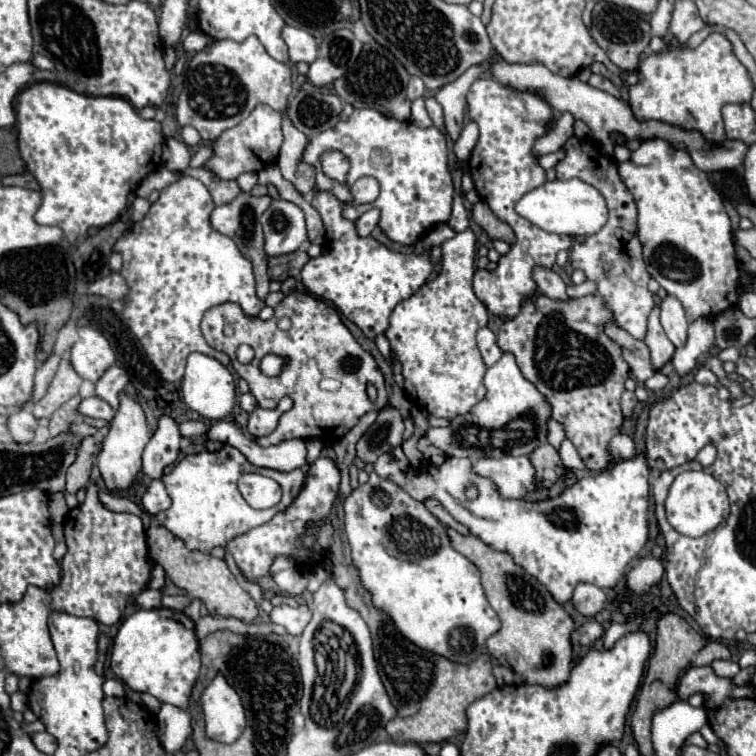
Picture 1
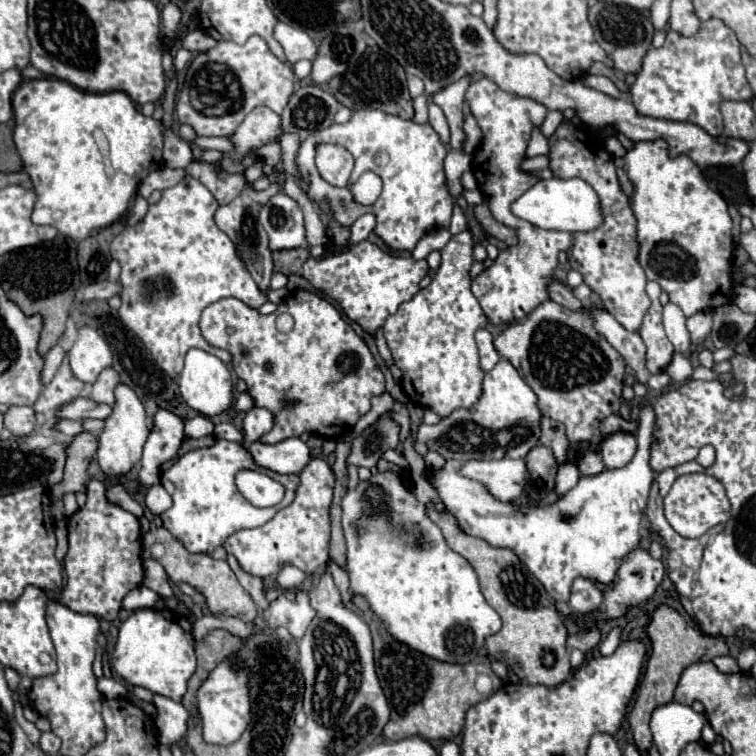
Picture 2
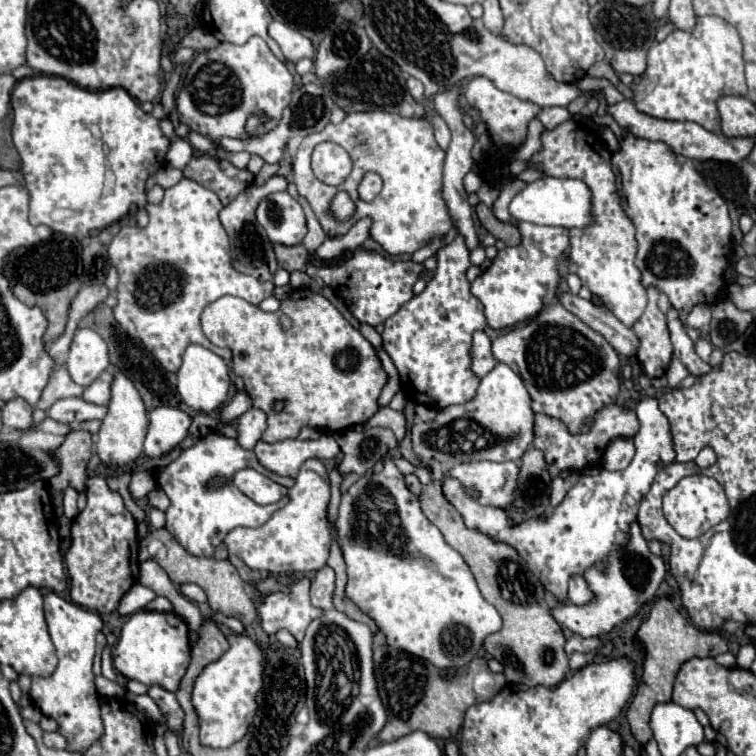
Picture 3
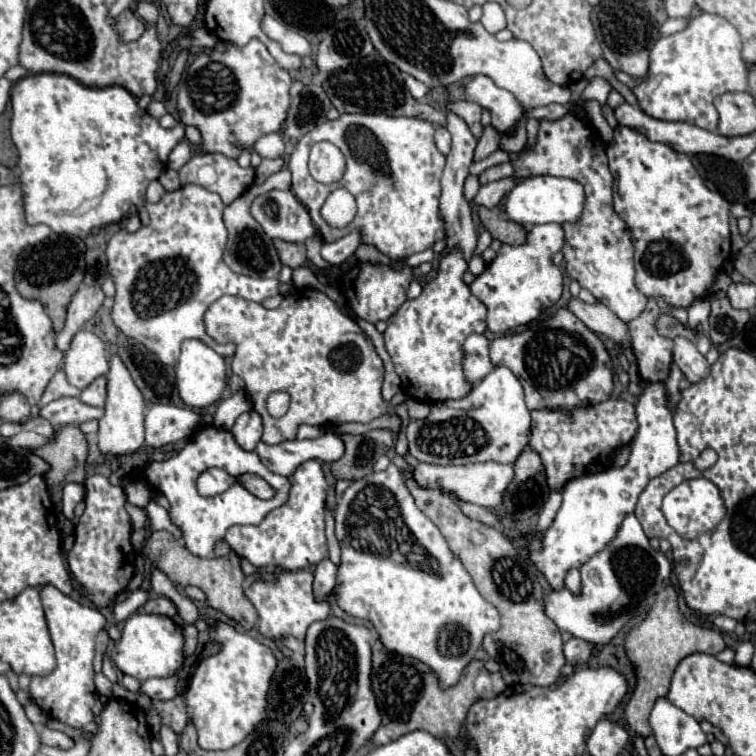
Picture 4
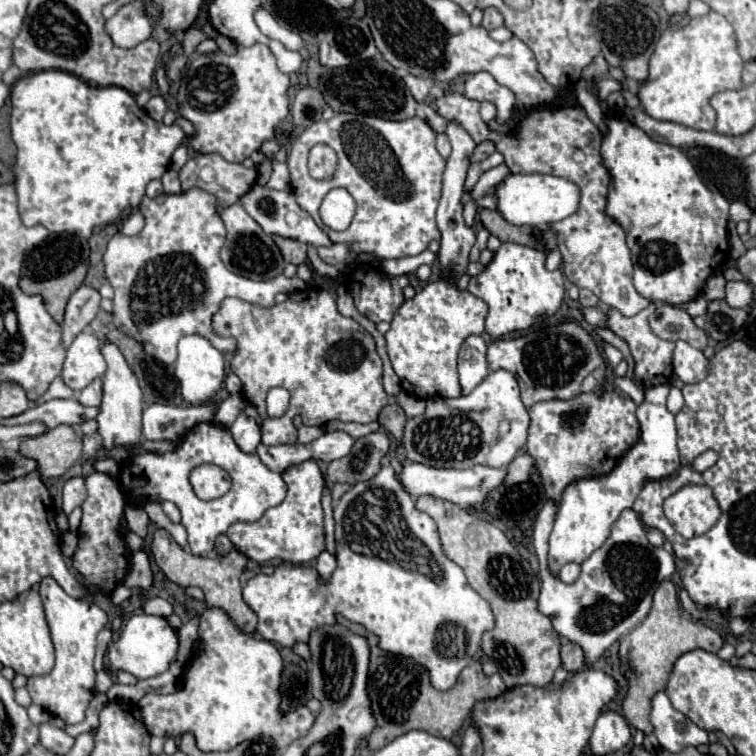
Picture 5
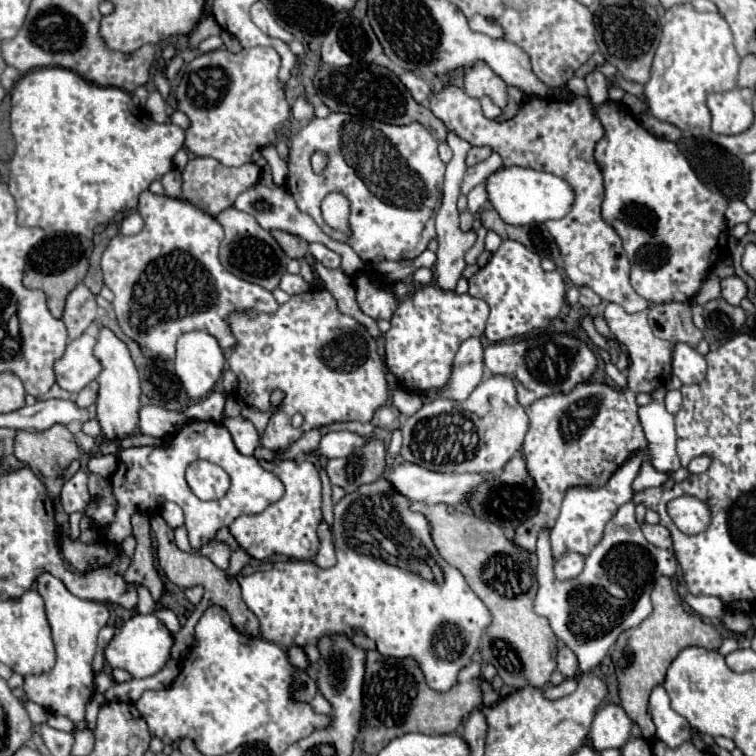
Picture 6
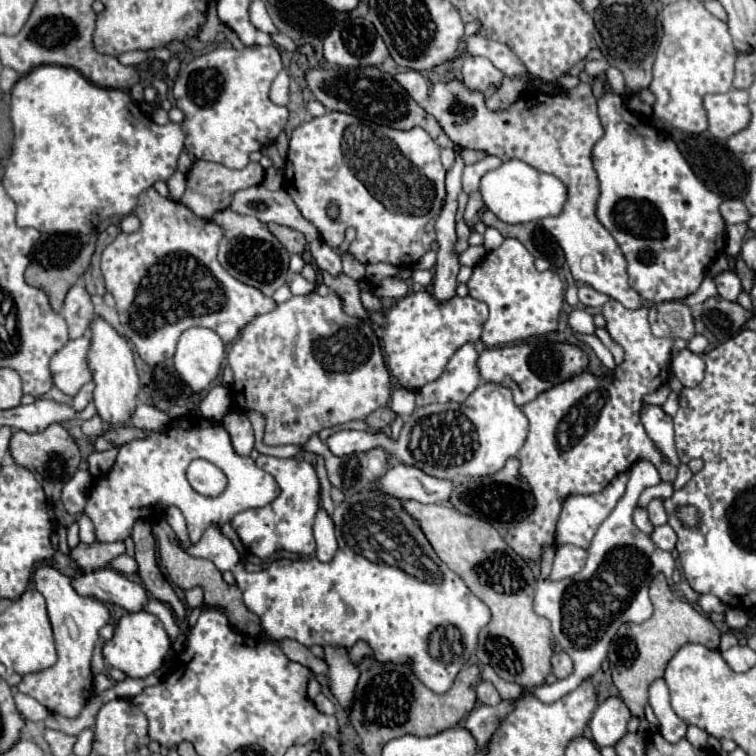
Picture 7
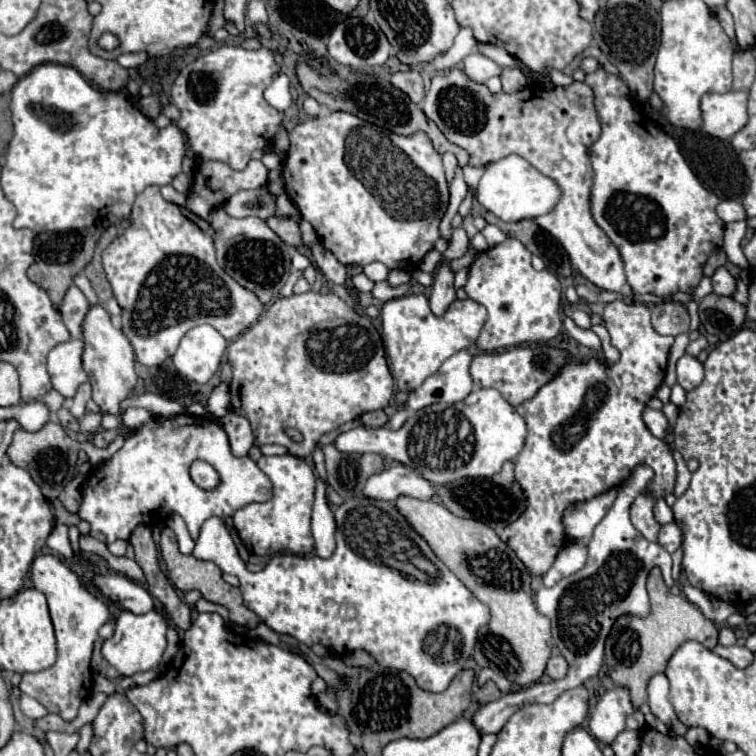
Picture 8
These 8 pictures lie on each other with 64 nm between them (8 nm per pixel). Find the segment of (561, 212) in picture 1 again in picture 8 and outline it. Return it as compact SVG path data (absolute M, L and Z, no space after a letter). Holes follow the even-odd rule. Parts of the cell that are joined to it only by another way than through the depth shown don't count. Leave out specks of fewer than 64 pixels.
M510 154L486 168L476 188L476 200L504 222L520 222L552 212L556 202L560 200L560 186L556 186L552 178L540 174L524 158Z

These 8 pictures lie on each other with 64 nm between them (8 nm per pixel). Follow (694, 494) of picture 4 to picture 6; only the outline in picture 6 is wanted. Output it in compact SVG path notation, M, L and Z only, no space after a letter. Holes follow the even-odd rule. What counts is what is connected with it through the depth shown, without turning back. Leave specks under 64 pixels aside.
M684 494L684 496L670 500L666 508L668 508L672 522L678 526L678 530L688 536L704 532L712 518L708 504L692 494Z

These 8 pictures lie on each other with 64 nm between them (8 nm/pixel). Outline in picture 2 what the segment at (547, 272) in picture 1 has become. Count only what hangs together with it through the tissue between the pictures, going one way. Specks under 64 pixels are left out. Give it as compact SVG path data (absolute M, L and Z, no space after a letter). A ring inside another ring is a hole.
M556 278L546 286L546 290L548 290L548 294L550 294L550 300L562 304L564 308L570 308L570 310L586 310L586 306L584 306L578 298L572 296L570 288L568 288L566 284L558 282Z

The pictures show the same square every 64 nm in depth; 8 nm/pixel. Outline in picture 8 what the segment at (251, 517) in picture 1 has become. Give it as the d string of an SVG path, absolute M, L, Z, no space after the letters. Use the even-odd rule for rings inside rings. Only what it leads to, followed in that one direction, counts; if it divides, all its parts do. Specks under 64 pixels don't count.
M180 414L172 418L156 418L126 438L112 460L90 470L82 496L84 502L78 516L90 522L90 534L104 544L118 538L128 540L138 524L146 524L146 514L150 518L164 518L170 512L178 512L184 518L192 540L196 540L204 520L210 516L226 520L252 502L266 502L272 498L272 482L252 458L232 456L228 436L218 422ZM194 460L206 460L218 470L220 486L216 490L200 490L190 480L188 468Z

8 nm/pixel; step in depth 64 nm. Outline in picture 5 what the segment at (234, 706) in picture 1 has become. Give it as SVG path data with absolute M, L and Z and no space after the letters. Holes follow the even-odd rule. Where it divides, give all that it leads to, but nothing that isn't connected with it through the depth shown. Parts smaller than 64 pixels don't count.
M208 608L200 616L200 654L189 662L184 674L182 686L170 696L146 694L138 706L144 716L144 724L154 736L174 736L180 738L184 732L192 732L196 736L196 744L202 752L226 752L238 746L244 740L254 740L258 736L272 736L276 746L284 750L296 738L302 738L314 724L314 714L302 706L300 710L288 712L284 716L280 712L280 676L282 676L282 658L274 644L266 640L258 640L254 636L244 634L234 622L226 616L226 612L218 608Z

